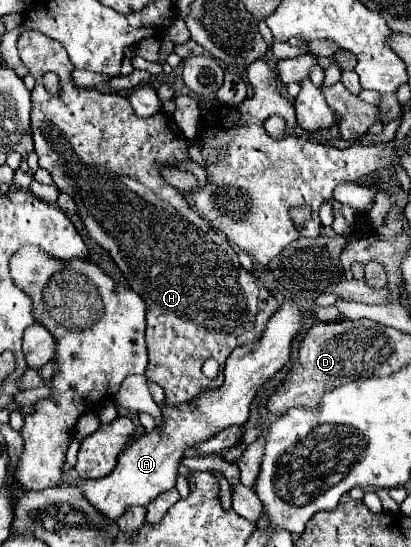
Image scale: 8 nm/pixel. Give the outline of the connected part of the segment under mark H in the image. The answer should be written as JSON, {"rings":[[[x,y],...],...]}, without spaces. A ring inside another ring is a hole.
{"rings":[[[25,32],[19,38],[19,56],[37,82],[31,92],[31,126],[39,166],[51,174],[59,192],[73,196],[89,236],[111,256],[111,260],[127,278],[129,286],[141,294],[147,304],[147,378],[165,390],[169,404],[189,402],[201,390],[217,388],[223,384],[223,374],[219,374],[215,380],[203,376],[203,362],[213,358],[223,370],[227,356],[237,346],[259,340],[263,326],[267,326],[267,318],[265,322],[257,322],[261,290],[259,279],[239,264],[229,240],[223,234],[213,232],[213,228],[191,208],[187,198],[169,186],[161,176],[161,168],[173,168],[179,162],[189,160],[189,140],[171,120],[171,116],[167,124],[165,112],[141,118],[135,114],[125,96],[75,86],[71,80],[73,66],[67,58],[67,52],[59,42],[45,38],[41,32]],[[47,72],[55,72],[61,78],[63,94],[57,98],[43,88],[43,74]]]}

